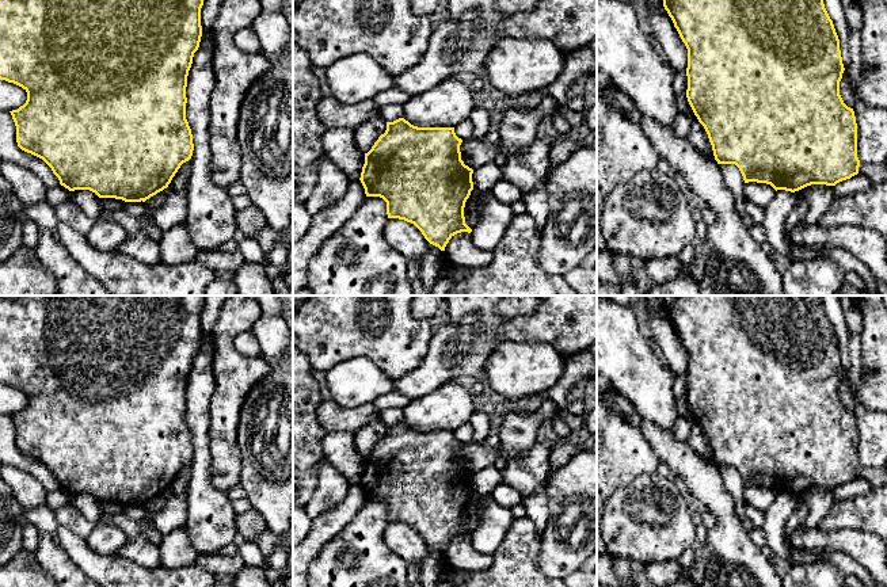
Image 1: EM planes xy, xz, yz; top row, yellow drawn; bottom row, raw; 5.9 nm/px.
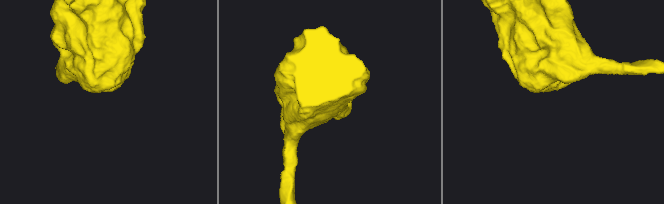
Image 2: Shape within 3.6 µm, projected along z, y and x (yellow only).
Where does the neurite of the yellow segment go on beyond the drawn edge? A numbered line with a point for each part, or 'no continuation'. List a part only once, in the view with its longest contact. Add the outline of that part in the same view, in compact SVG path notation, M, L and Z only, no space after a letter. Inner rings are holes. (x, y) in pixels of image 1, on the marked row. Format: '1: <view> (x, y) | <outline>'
no continuation

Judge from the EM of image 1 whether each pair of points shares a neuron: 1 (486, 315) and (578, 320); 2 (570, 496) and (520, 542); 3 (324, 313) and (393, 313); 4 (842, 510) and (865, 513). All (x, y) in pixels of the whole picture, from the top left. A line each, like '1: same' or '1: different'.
1: same
2: different
3: same
4: same

